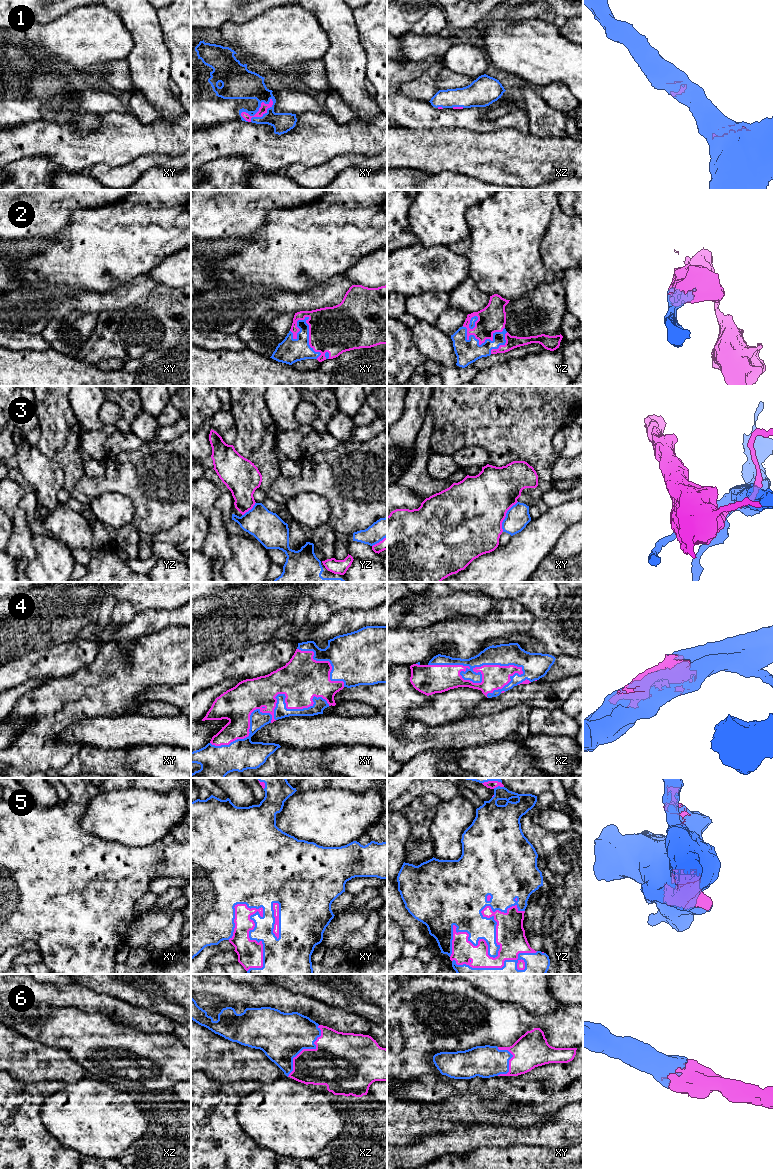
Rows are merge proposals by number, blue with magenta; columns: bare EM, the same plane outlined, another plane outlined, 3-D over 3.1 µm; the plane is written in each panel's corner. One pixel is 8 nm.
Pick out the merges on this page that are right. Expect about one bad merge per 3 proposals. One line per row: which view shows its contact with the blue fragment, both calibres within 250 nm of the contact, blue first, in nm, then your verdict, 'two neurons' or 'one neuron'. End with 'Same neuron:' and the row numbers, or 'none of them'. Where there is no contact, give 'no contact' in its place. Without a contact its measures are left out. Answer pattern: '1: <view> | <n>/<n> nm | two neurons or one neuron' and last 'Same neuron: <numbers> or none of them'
1: xy | 190/60 nm | one neuron
2: yz | 190/220 nm | one neuron
3: xy | 190/480 nm | two neurons
4: xz | 160/200 nm | one neuron
5: yz | 180/240 nm | one neuron
6: xz | 380/380 nm | one neuron
Same neuron: 1, 2, 4, 5, 6

